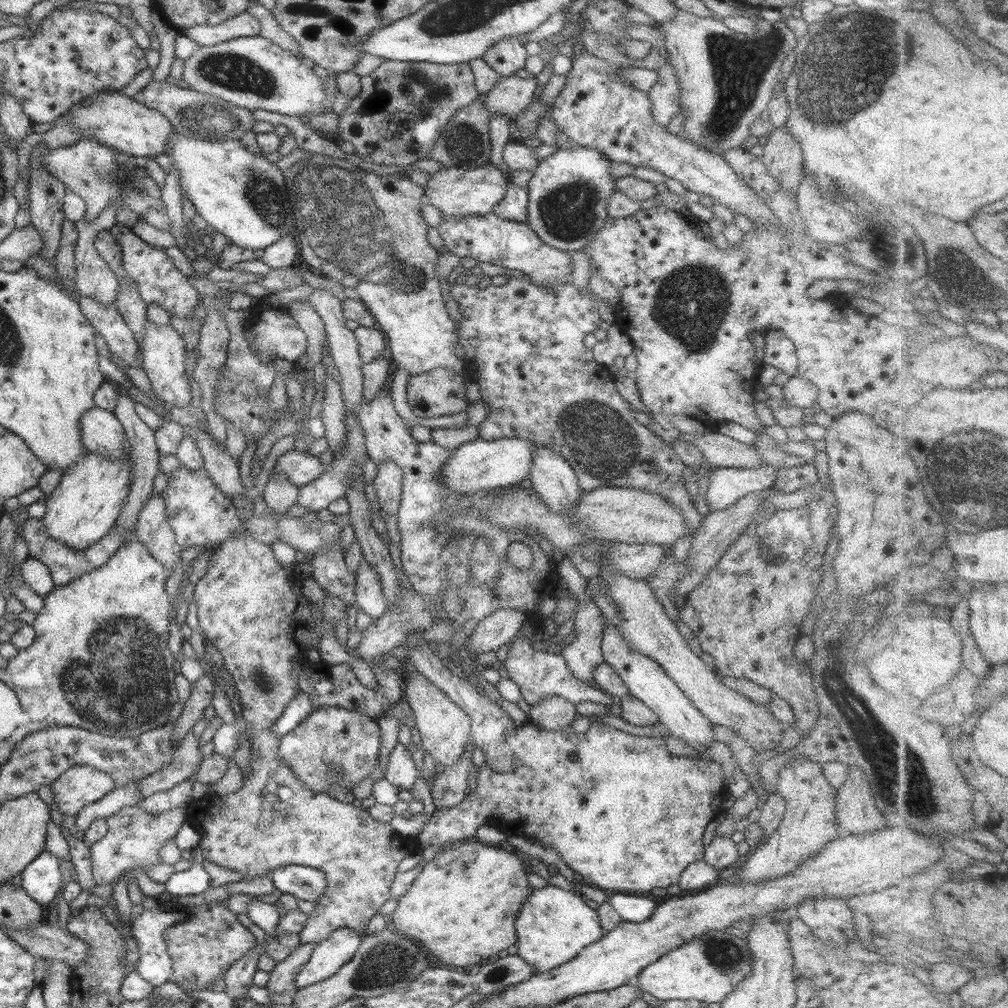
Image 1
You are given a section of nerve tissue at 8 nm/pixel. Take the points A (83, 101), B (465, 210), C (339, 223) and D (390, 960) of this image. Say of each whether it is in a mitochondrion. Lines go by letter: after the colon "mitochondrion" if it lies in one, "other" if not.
A: other
B: other
C: mitochondrion
D: mitochondrion

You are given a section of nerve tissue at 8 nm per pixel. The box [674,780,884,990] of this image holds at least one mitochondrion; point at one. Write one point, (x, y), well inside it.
(721, 952)

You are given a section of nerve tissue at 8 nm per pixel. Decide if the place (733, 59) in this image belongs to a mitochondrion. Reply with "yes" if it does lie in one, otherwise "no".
yes

